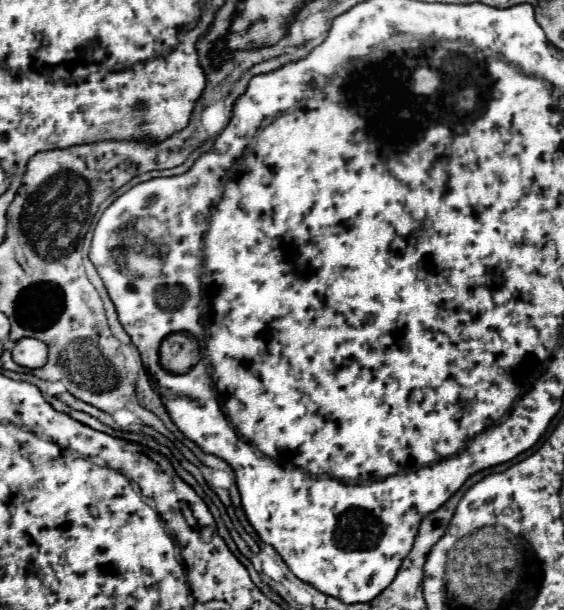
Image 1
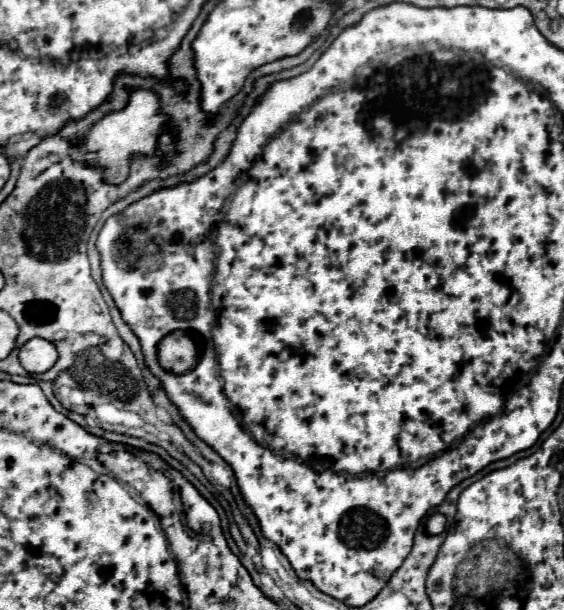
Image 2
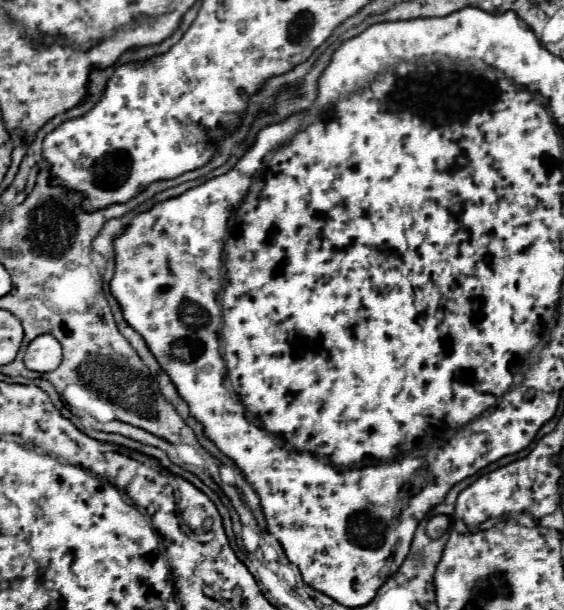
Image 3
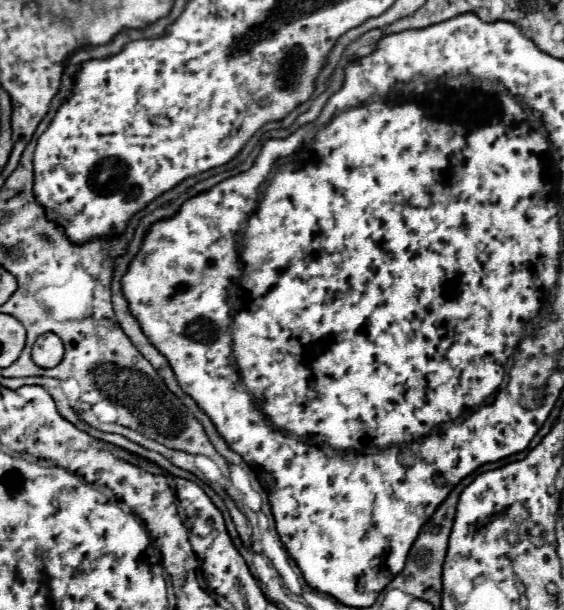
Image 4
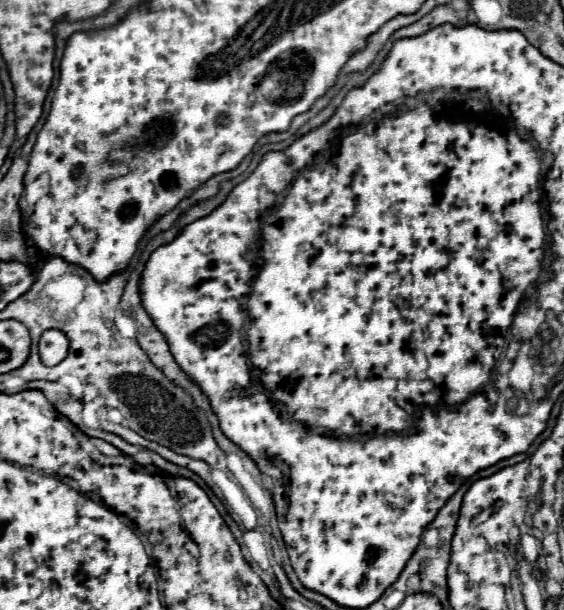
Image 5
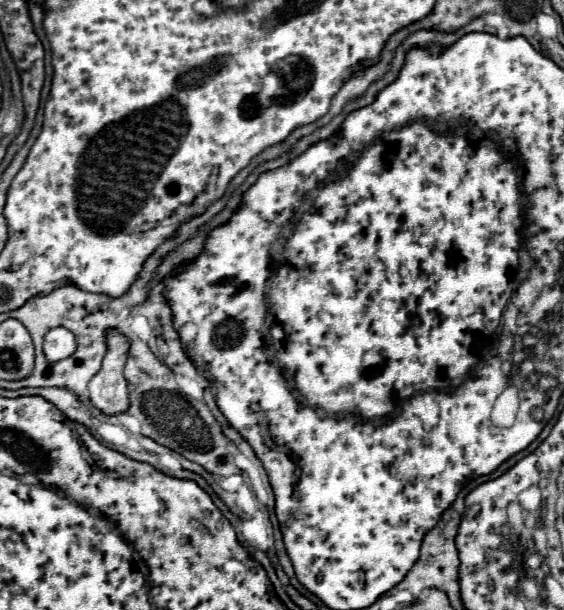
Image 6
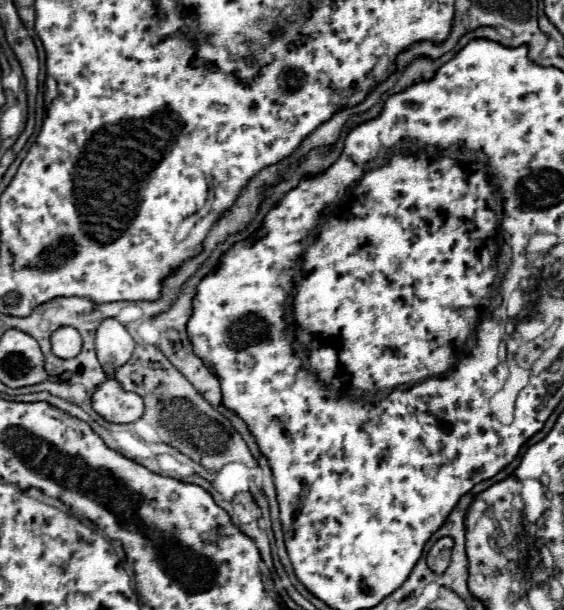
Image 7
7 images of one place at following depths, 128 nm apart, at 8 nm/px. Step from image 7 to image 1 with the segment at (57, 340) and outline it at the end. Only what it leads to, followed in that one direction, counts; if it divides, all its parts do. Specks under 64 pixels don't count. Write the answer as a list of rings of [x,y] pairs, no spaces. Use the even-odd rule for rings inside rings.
[[[22,338],[12,346],[12,358],[24,368],[42,368],[48,362],[48,346],[36,338]]]

